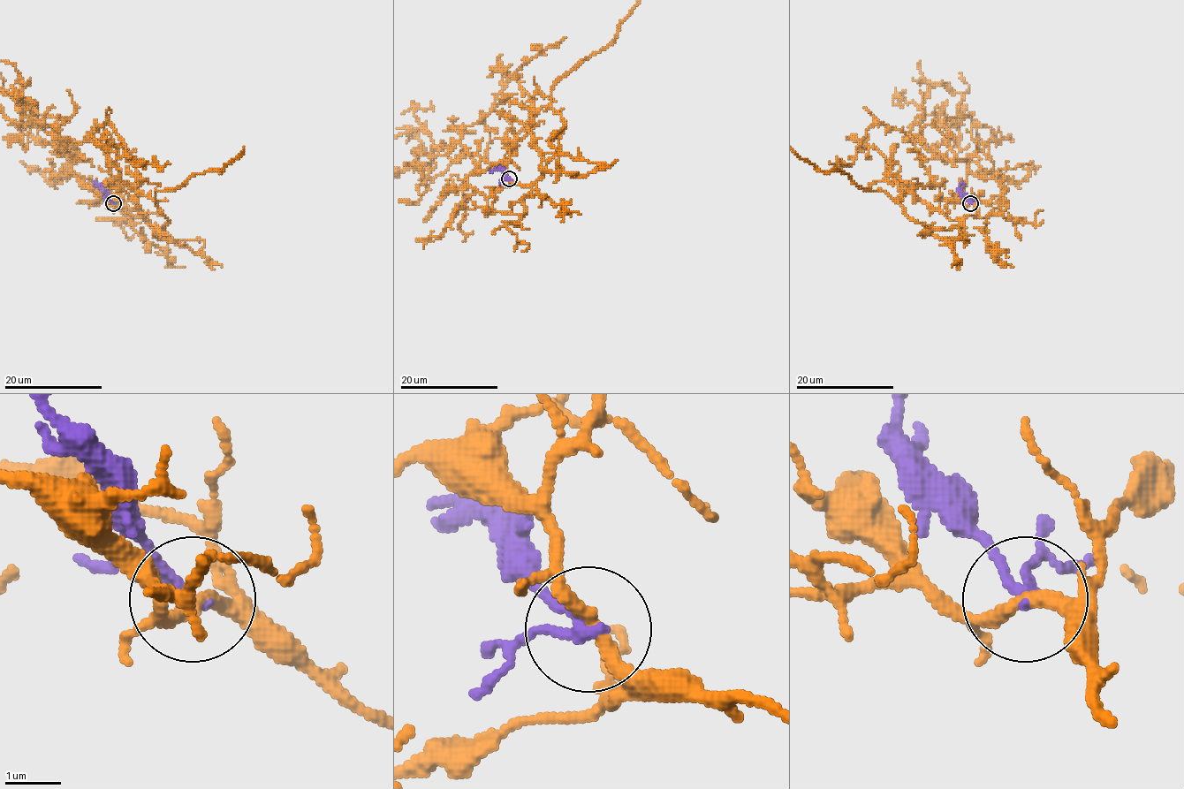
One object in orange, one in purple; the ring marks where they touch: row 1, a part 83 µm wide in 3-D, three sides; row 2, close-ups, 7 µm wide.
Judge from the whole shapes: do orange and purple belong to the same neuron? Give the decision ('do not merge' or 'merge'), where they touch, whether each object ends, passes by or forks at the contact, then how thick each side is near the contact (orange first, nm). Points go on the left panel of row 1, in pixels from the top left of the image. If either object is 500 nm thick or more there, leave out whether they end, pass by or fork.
do not merge | (113, 203) | orange passes by | purple passes by | 260/180 nm

